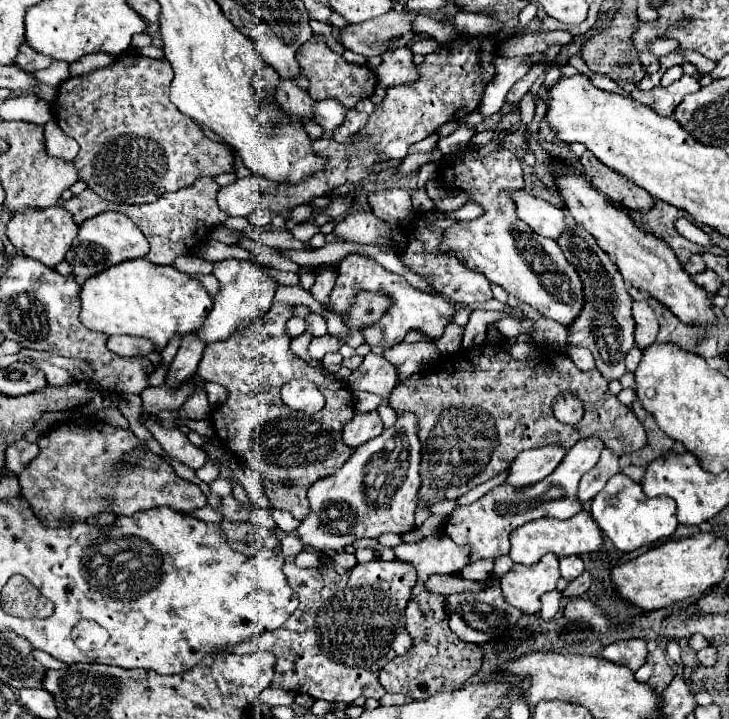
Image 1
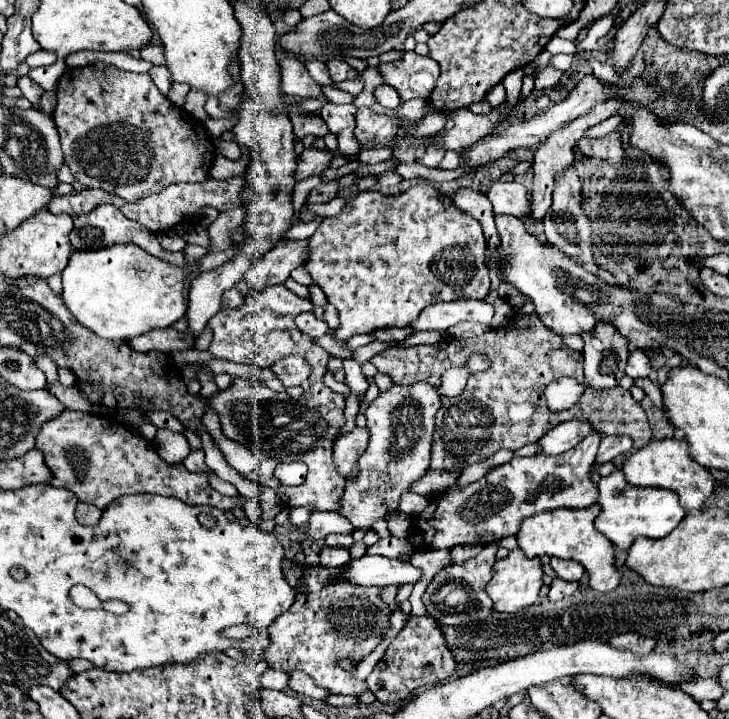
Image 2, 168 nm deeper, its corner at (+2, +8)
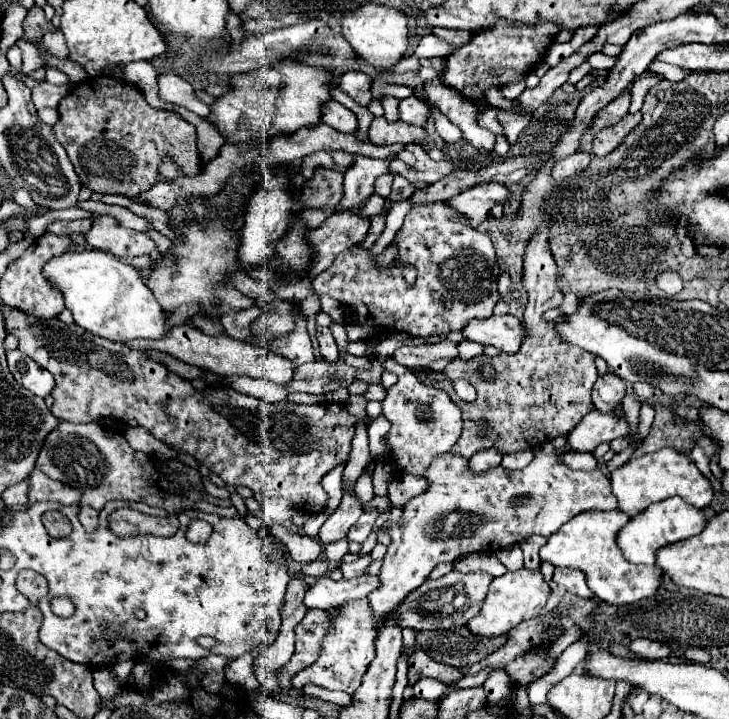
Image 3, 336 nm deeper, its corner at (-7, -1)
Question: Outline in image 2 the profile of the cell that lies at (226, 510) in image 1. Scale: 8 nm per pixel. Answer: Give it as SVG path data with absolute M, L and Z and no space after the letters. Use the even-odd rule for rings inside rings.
M65 410L61 416L49 420L45 428L41 428L37 436L37 450L41 450L47 468L53 472L53 486L71 490L81 502L93 504L103 510L109 502L125 494L149 492L179 498L191 506L215 506L219 510L229 510L231 500L233 508L241 506L239 498L229 498L213 490L207 482L207 476L201 472L189 472L183 464L167 464L161 456L151 448L151 444L127 430L125 426L113 424L109 418L91 416L83 412ZM73 448L79 448L77 454L71 454ZM187 480L187 482L185 482Z

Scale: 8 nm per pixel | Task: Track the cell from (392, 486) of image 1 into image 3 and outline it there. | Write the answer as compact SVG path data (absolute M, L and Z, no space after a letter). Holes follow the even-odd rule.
M392 357L384 361L384 369L390 373L398 373L398 383L386 391L386 399L382 401L382 413L392 425L384 437L392 457L392 465L402 473L424 477L432 461L452 449L452 445L458 441L462 431L460 409L442 389L422 385L412 369L398 365Z

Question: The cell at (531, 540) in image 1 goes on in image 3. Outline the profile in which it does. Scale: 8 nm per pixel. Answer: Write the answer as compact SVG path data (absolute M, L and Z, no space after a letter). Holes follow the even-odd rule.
M588 511L572 517L554 535L548 537L546 545L540 547L540 561L548 561L554 567L580 569L588 577L588 585L598 599L608 605L626 605L646 599L656 593L662 571L654 565L634 565L626 561L616 547L614 533L628 521L622 511Z

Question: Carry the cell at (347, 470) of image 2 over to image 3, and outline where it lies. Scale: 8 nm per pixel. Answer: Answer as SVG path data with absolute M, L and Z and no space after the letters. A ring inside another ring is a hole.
M342 483L342 503L340 507L328 517L328 521L320 527L320 541L322 543L330 543L330 541L338 541L344 539L348 529L358 521L358 517L362 515L362 503L354 491L352 483Z

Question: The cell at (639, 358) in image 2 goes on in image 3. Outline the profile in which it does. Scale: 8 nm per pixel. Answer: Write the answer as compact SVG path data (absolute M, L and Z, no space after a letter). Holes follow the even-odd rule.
M634 383L632 389L640 401L648 401L654 395L654 385L650 385L650 383Z

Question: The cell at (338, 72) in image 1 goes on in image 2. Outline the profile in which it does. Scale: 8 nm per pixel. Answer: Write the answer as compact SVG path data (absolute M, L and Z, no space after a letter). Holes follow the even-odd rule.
M331 60L327 62L327 70L329 70L329 76L335 80L335 82L341 82L341 80L351 80L351 78L357 78L359 74L347 64L347 62L337 62L337 60Z

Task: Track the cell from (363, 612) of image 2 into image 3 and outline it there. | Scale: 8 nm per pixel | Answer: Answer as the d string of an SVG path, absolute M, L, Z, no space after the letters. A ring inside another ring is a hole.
M308 609L306 617L296 625L296 651L292 659L276 671L276 679L282 689L290 689L292 677L318 659L322 651L322 641L330 631L332 621L334 615L330 615L330 611Z

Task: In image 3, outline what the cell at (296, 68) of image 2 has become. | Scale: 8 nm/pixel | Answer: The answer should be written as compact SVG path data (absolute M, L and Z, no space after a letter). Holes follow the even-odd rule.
M328 99L320 107L320 111L322 111L322 115L320 115L322 123L326 123L326 125L342 131L342 133L354 133L356 127L358 127L356 115L350 109L346 109L344 105L336 103L334 99Z

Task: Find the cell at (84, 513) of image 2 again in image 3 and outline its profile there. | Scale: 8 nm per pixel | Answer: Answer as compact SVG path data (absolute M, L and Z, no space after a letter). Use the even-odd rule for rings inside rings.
M82 507L80 515L78 515L82 527L86 529L86 533L94 533L98 529L98 513L90 507Z

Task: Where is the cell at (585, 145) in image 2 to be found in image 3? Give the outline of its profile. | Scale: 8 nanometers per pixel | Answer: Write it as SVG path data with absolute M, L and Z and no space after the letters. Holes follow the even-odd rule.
M628 113L618 125L614 125L610 129L604 129L604 133L598 133L594 137L592 153L596 157L606 157L608 153L612 153L624 141L624 137L640 123L640 119L642 119L642 113L636 113L636 115Z

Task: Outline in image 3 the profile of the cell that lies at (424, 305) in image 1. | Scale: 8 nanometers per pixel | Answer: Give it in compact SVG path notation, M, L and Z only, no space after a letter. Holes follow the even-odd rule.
M492 315L488 319L470 319L460 333L476 343L500 347L504 353L514 353L520 349L524 329L522 321L512 315Z

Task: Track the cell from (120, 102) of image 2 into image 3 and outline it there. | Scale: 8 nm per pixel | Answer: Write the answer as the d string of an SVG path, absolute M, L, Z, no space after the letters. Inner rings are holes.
M102 75L102 77L90 77L82 83L76 83L70 87L70 91L72 93L68 93L58 105L60 119L52 129L54 129L56 139L66 149L76 169L76 175L80 177L80 183L84 187L100 195L122 195L136 201L142 193L152 189L152 185L158 181L160 165L162 165L162 159L166 157L170 157L170 161L174 161L180 173L184 175L202 173L202 159L196 147L196 127L184 121L174 111L150 107L144 93L132 83L126 83L120 77Z

